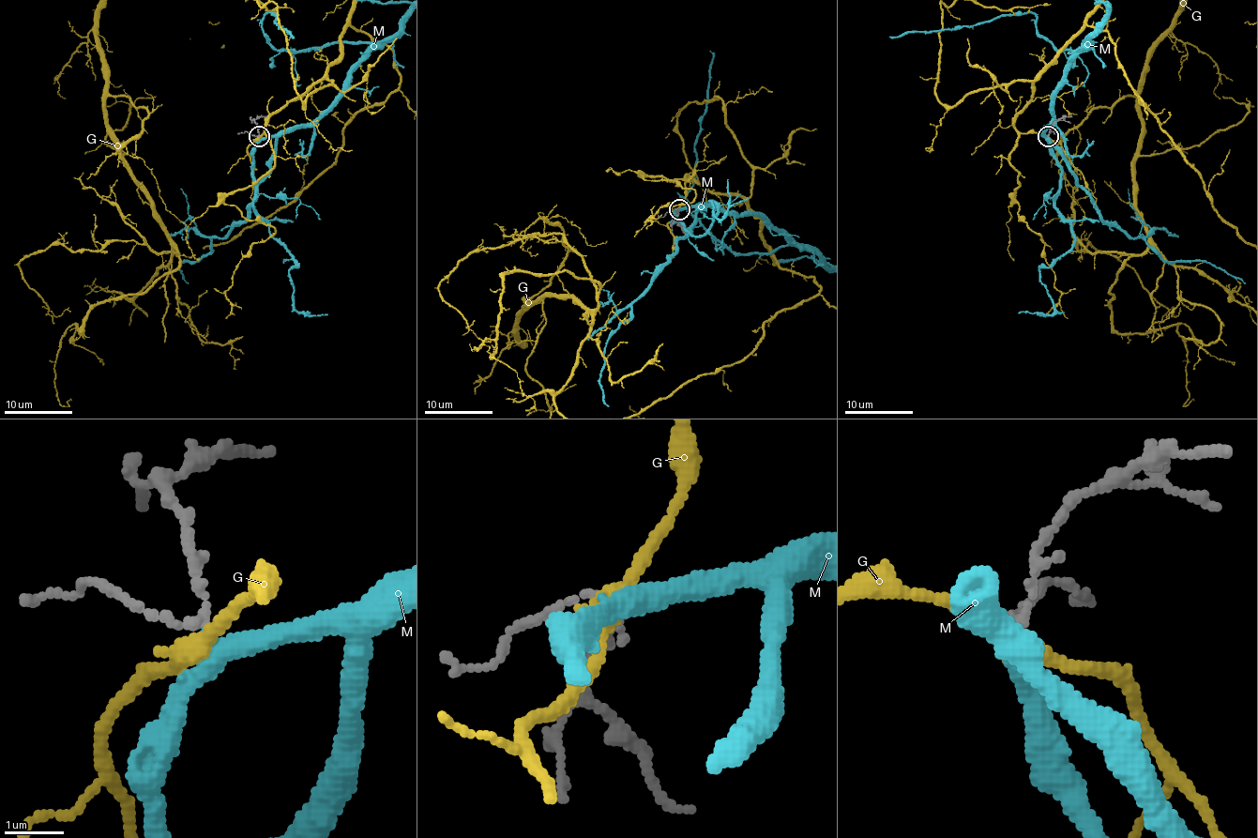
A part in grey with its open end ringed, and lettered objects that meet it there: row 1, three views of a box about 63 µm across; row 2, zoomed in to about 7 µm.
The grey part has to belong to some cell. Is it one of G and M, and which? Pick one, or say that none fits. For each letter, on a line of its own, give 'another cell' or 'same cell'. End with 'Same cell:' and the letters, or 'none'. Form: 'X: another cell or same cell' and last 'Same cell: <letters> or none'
G: another cell
M: same cell
Same cell: M

